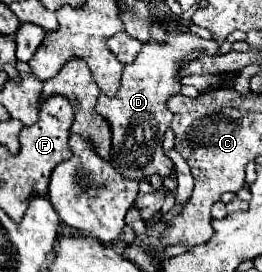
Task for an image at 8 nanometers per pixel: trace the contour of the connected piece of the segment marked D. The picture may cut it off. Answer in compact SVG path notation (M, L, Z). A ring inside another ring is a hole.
M168 32L166 44L148 42L142 46L136 60L124 66L124 74L120 80L120 90L114 98L106 94L98 96L96 112L108 122L112 130L112 150L110 150L110 164L128 180L144 180L152 174L168 178L172 172L172 162L162 152L164 132L172 122L172 112L166 106L166 100L180 92L180 66L182 60L192 52L200 50L202 56L212 56L220 50L216 40L204 40L194 32Z

